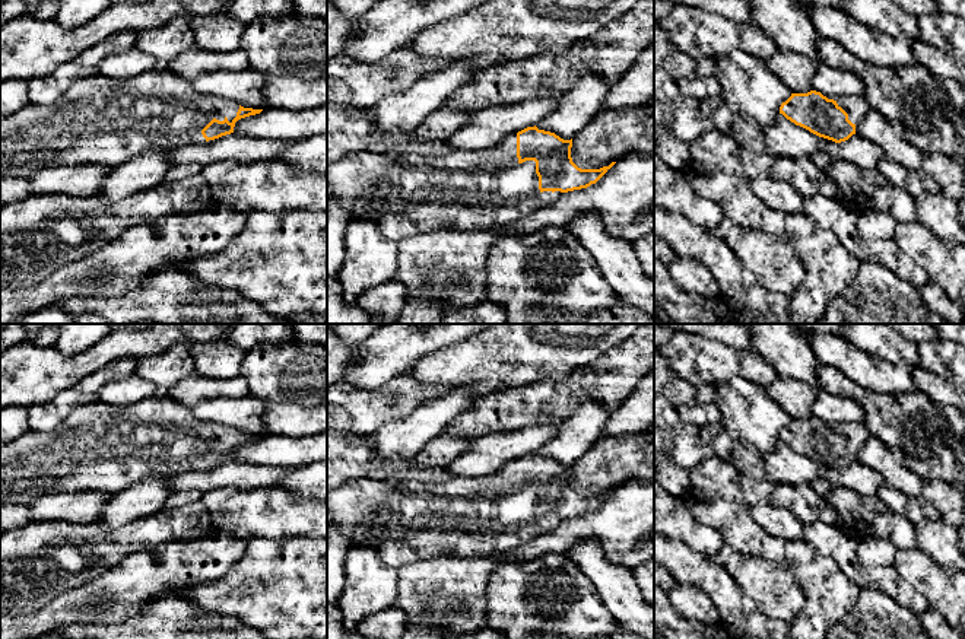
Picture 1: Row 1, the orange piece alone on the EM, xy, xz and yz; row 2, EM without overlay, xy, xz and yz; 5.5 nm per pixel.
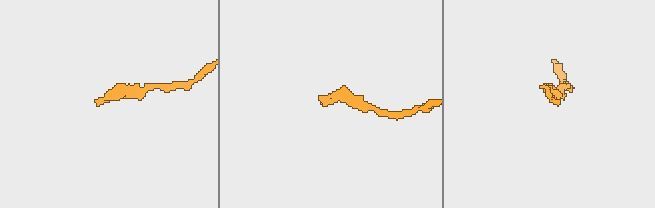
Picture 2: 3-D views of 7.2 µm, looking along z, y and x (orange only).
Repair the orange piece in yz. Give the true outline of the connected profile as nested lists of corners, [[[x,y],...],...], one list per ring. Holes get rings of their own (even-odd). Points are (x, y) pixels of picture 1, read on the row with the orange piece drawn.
[[[820,92],[791,93],[780,114],[810,133],[841,143],[856,134],[856,125],[872,109],[864,96],[828,99]]]

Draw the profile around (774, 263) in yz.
[[[733,225],[724,241],[743,267],[769,292],[790,296],[806,277],[797,252],[775,235]]]

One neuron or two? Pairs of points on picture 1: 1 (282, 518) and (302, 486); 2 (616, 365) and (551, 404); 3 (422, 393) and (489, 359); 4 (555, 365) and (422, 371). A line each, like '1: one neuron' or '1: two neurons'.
1: two neurons
2: one neuron
3: two neurons
4: one neuron

